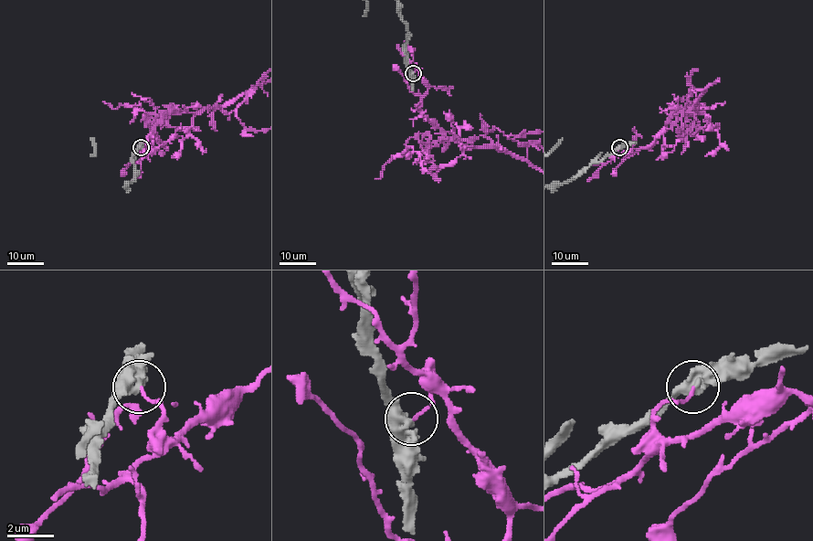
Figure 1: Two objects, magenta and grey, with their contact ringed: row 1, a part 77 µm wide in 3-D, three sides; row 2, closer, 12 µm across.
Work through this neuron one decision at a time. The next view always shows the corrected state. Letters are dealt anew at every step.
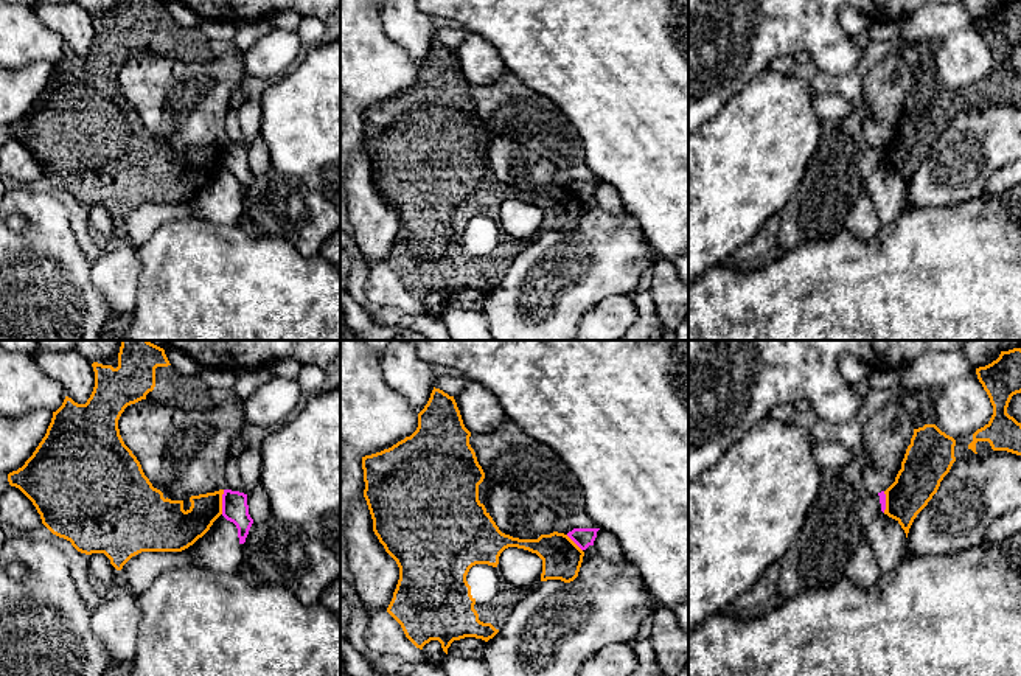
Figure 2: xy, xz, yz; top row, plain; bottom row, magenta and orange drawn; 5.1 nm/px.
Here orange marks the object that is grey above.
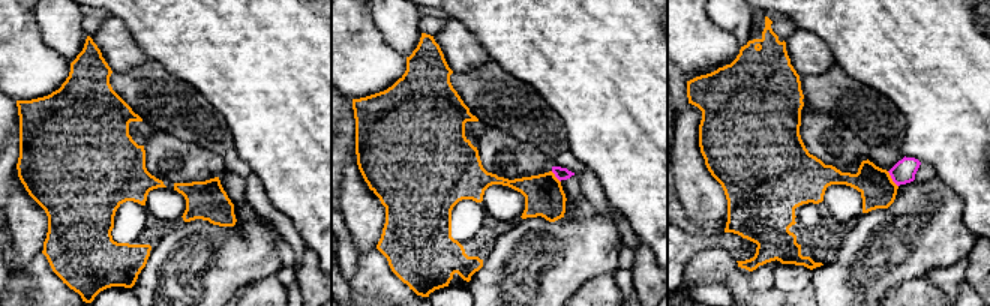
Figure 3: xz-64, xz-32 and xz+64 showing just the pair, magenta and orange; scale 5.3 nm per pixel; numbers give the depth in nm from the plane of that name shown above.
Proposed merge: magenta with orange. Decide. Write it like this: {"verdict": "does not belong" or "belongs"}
{"verdict": "does not belong"}

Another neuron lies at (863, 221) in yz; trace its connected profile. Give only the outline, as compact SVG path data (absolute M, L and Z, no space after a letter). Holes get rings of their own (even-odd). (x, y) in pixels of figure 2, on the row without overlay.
M864 190L853 204L845 227L859 241L872 241L880 233L883 224L872 199Z

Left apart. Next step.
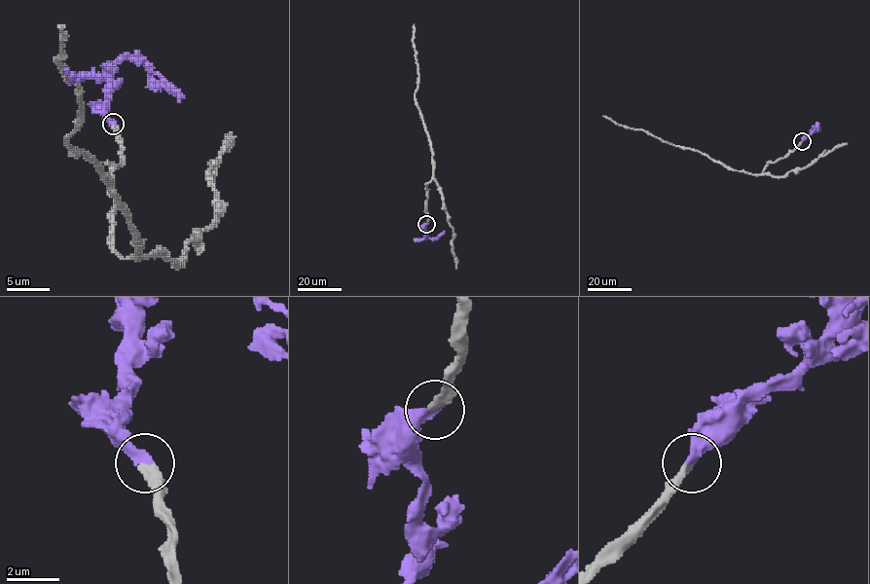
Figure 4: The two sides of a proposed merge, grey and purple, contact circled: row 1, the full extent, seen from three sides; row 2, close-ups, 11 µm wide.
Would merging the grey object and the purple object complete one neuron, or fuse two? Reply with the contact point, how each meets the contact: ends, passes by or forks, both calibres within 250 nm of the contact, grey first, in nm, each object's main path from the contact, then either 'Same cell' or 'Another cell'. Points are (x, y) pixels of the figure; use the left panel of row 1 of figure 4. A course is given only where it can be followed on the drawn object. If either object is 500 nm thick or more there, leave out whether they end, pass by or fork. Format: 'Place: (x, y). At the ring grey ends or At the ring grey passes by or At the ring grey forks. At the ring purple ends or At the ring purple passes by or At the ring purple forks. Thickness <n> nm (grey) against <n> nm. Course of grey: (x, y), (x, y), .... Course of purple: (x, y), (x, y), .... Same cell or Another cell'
Place: (113, 124). At the ring grey ends. At the ring purple ends. Thickness 340 nm (grey) against 400 nm. Course of grey: (114, 124), (116, 252), (128, 259), (137, 237), (116, 192), (68, 143), (79, 87), (57, 65), (64, 27). Course of purple: (114, 124), (107, 115), (109, 72), (125, 59), (141, 59), (178, 95), (178, 102). Same cell

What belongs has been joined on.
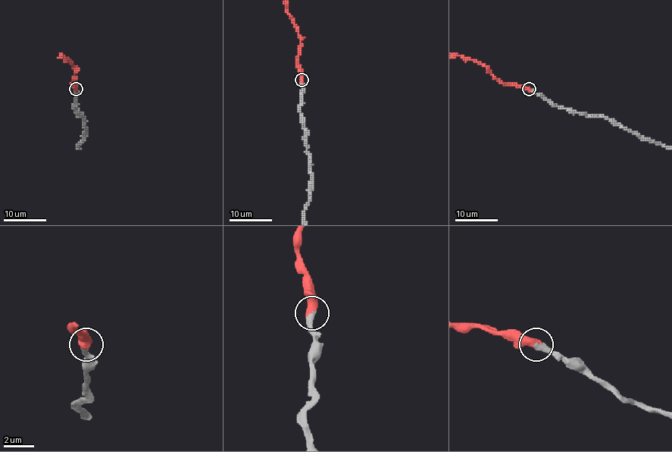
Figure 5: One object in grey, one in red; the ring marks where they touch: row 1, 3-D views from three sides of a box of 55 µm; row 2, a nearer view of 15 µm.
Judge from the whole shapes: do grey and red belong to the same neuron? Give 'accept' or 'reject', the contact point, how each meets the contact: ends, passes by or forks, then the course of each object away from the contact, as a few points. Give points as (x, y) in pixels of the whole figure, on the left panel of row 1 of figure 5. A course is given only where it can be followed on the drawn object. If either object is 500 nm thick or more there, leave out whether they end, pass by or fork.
accept; place (76, 89)

